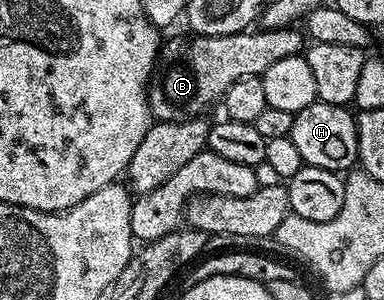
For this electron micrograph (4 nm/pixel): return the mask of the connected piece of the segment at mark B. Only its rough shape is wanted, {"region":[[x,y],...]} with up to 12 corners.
{"region":[[298,28],[162,42],[152,118],[188,121],[302,54]]}

